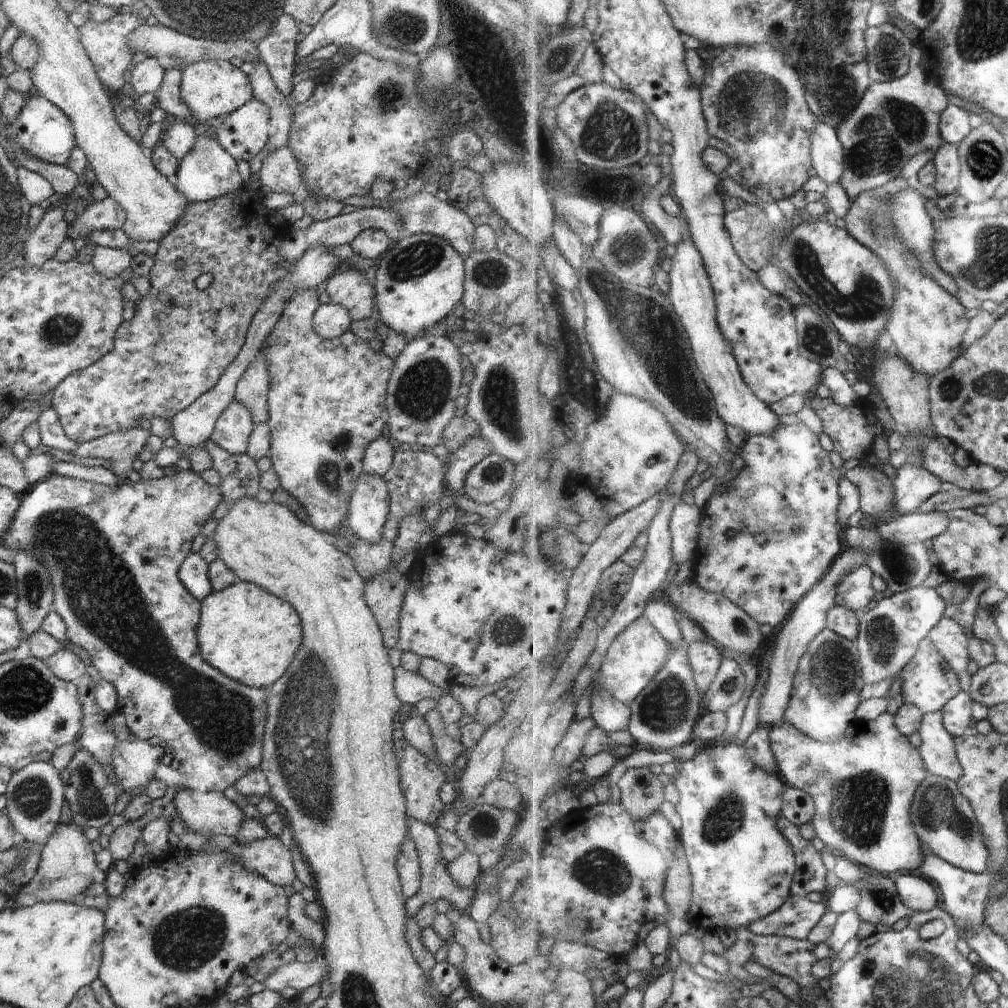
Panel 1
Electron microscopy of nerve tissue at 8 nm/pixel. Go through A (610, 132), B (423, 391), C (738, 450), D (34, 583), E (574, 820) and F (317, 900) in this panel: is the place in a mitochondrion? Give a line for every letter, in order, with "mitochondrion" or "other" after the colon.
A: mitochondrion
B: mitochondrion
C: other
D: mitochondrion
E: other
F: other

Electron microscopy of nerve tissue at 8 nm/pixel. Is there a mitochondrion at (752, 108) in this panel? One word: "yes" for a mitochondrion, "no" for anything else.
yes

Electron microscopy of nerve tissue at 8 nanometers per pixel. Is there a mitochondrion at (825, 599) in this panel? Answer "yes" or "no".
no

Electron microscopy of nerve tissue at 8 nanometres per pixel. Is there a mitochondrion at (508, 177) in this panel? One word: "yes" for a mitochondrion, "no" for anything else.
no

